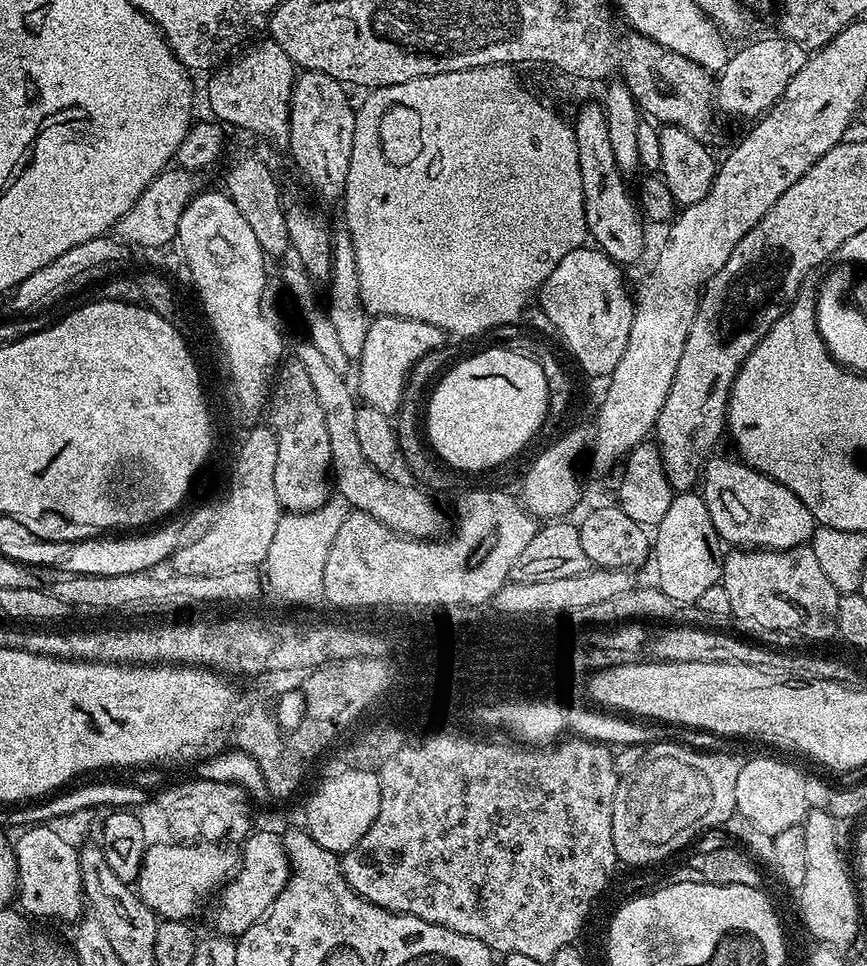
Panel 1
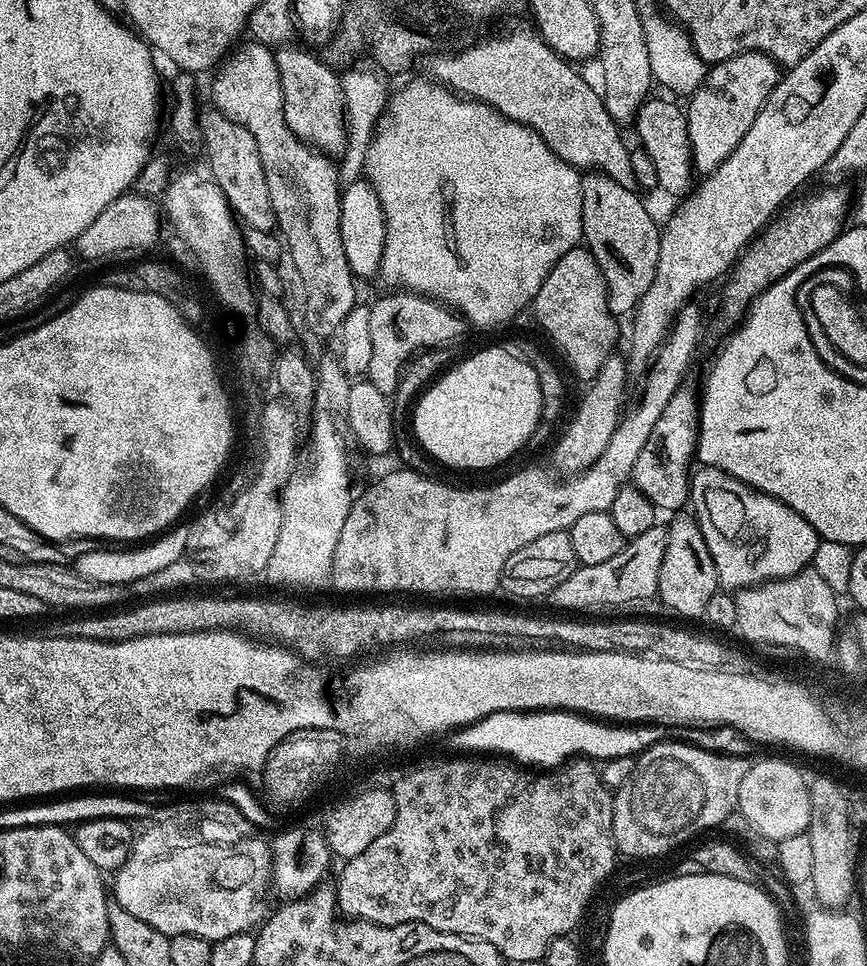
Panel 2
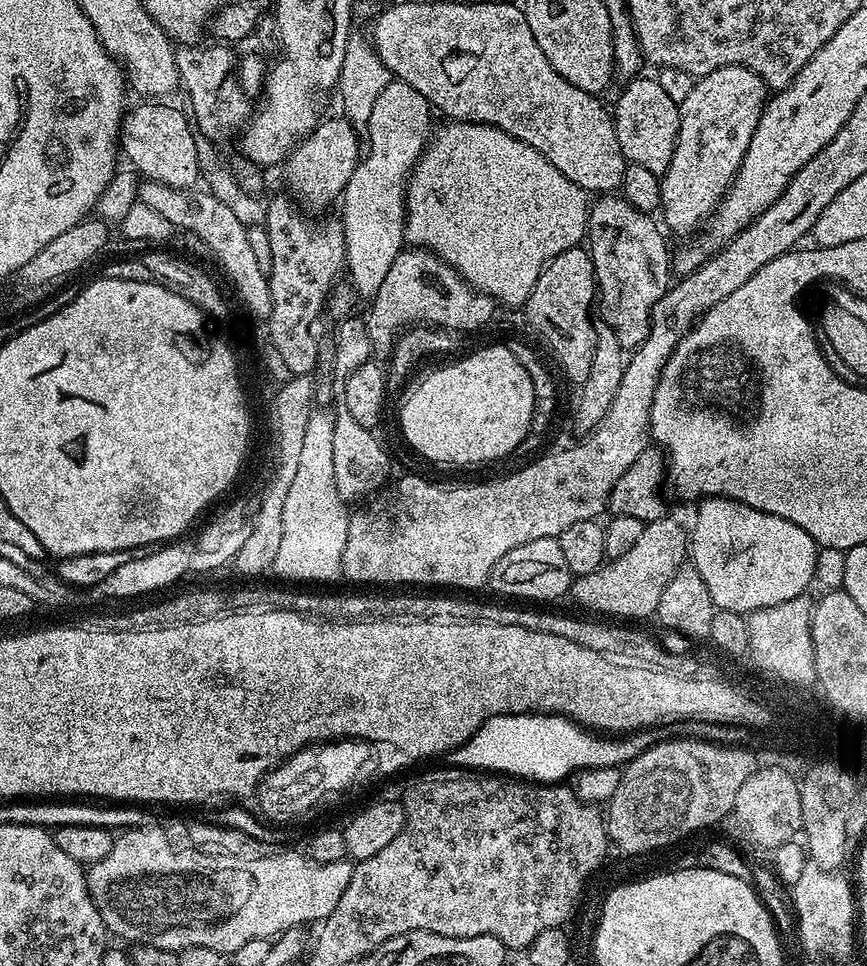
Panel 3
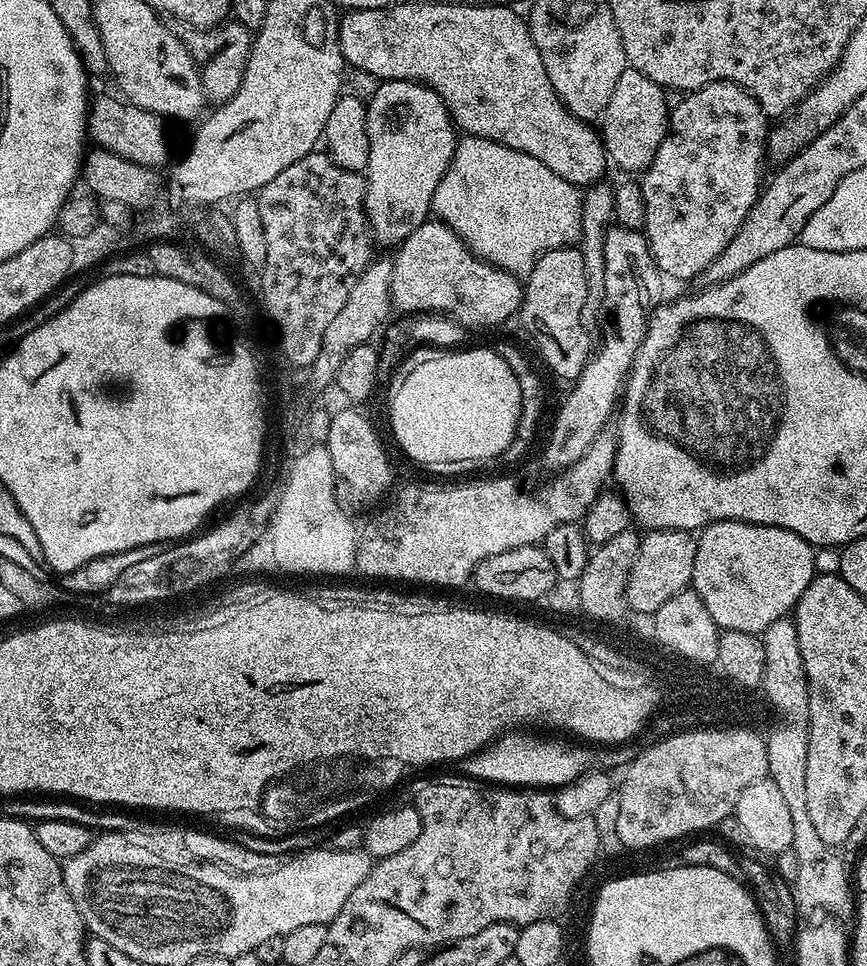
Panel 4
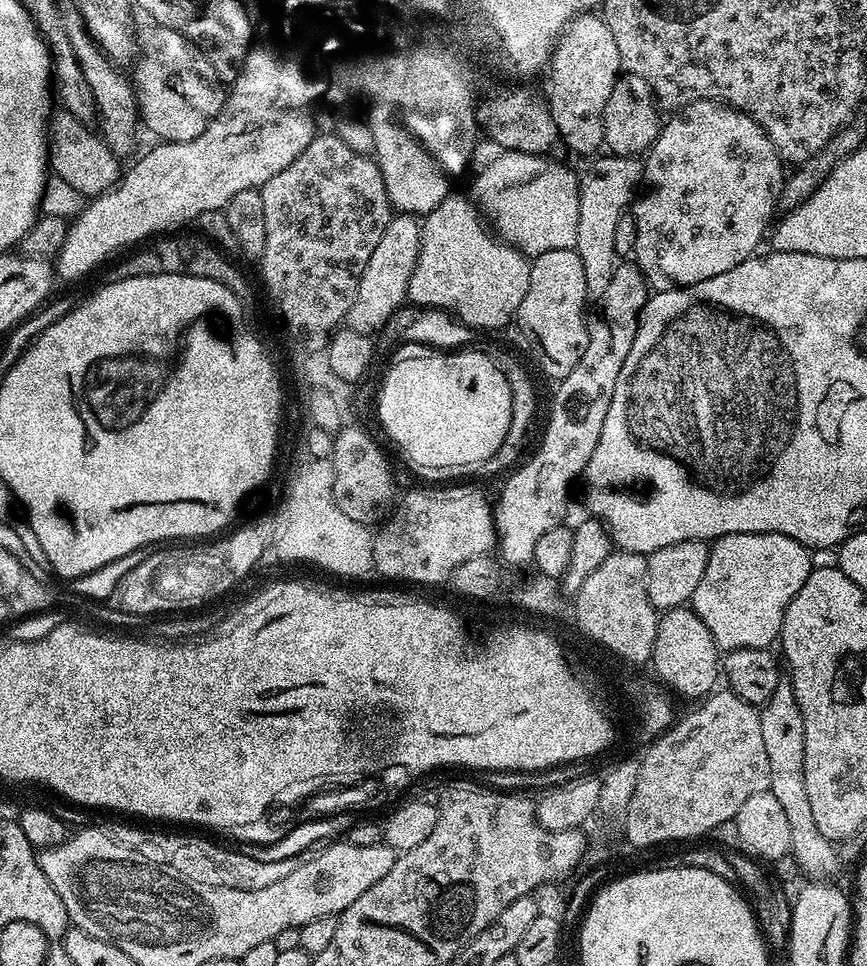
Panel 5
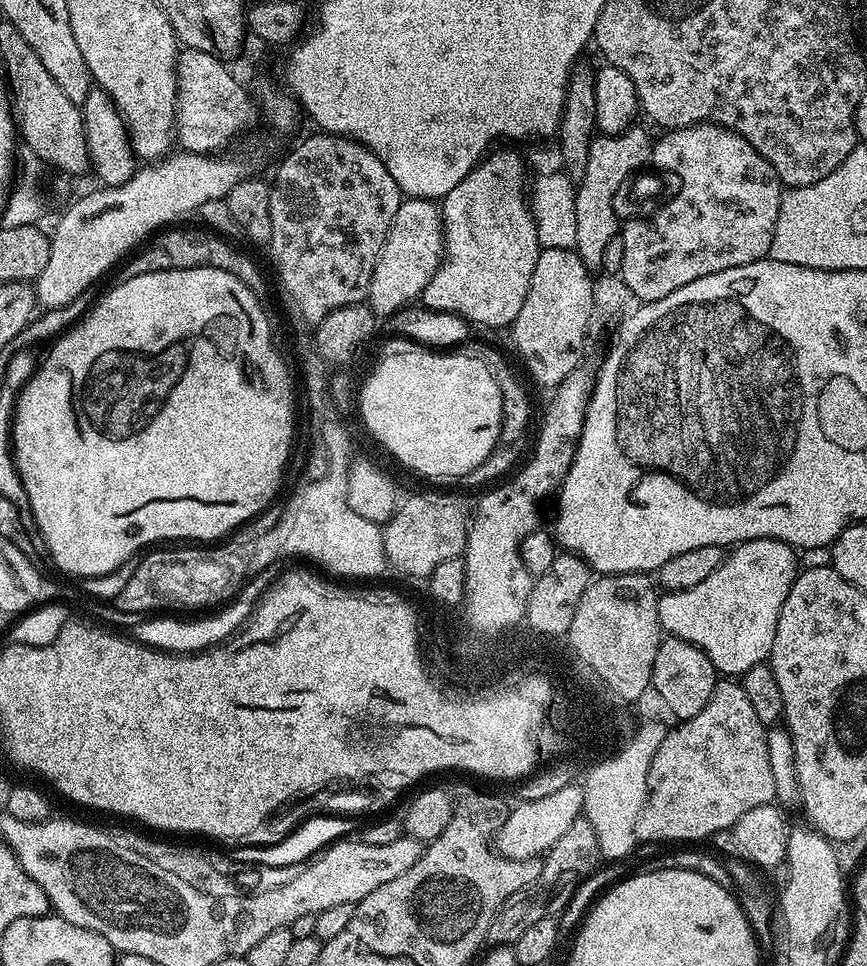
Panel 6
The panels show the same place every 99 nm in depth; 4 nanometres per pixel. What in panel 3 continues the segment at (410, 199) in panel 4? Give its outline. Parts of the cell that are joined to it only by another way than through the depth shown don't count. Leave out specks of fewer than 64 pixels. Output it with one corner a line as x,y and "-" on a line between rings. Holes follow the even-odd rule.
399,79
385,86
371,111
366,127
368,152
366,148
366,155
359,161
338,200
338,219
344,228
346,276
356,283
362,298
367,299
378,290
394,258
406,247
404,213
408,178
430,139
432,116
434,112
428,100

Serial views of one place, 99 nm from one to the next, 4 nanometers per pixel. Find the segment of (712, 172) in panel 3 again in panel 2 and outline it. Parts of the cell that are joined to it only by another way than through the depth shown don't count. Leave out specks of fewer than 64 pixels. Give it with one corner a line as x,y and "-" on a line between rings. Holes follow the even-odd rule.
743,52
709,67
703,82
686,104
692,167
697,173
718,170
718,166
730,158
742,138
746,138
746,130
750,130
758,110
762,110
766,98
770,98
781,79
781,65
765,52

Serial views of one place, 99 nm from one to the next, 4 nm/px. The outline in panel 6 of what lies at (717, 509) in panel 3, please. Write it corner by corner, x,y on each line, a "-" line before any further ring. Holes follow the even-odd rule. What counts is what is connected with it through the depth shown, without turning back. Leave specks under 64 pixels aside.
747,540
741,544
735,545
725,555
723,562
718,566
718,570
714,570
714,574
710,574
710,578
706,578
702,582
698,582
698,586
690,586
690,590
682,590
681,592
668,592
664,597
657,599
658,606
658,622
661,629
668,636
676,636
679,640
690,642
694,646
698,646
706,654
706,658
715,666
717,673
724,678
739,678
743,676
746,670
750,670
750,666
758,666
765,663
774,646
774,630
778,626
778,614
782,610
782,602
786,602
786,594
790,594
790,586
795,582
798,575
798,556
794,549
783,544
780,540

